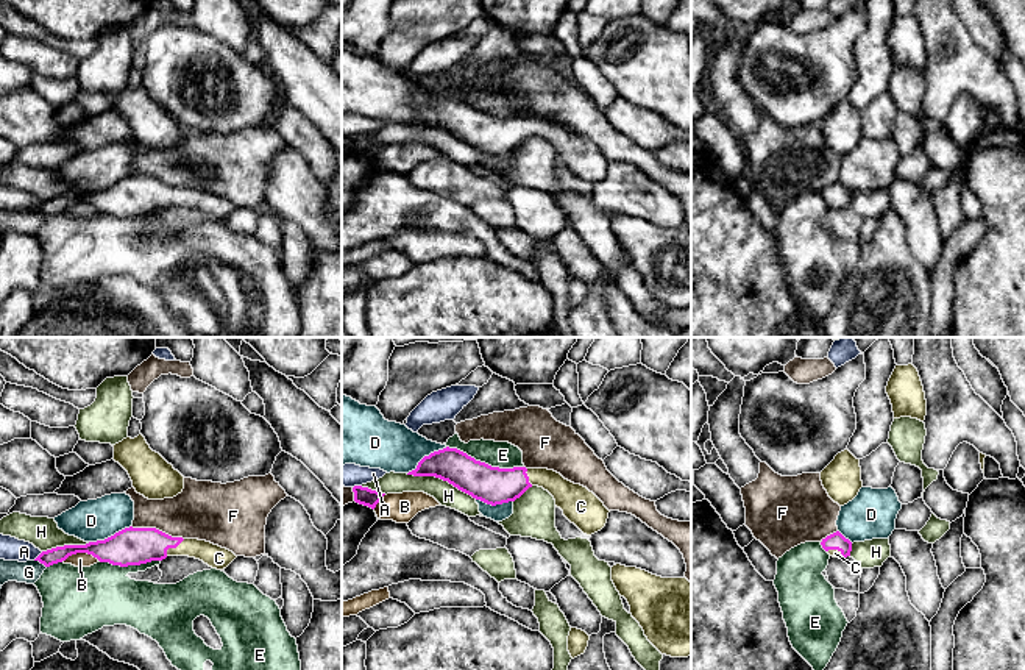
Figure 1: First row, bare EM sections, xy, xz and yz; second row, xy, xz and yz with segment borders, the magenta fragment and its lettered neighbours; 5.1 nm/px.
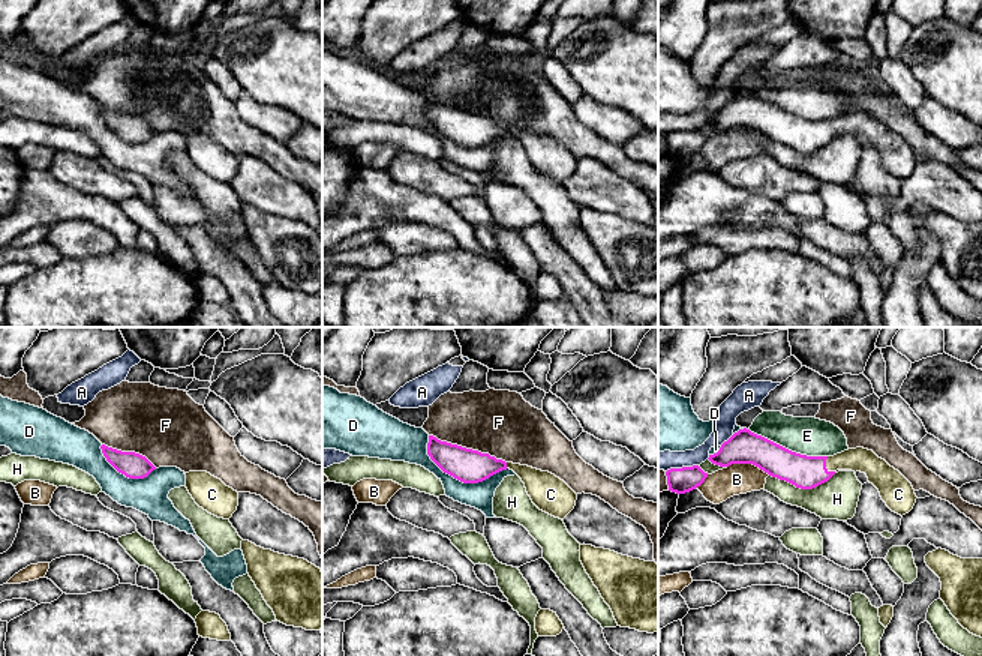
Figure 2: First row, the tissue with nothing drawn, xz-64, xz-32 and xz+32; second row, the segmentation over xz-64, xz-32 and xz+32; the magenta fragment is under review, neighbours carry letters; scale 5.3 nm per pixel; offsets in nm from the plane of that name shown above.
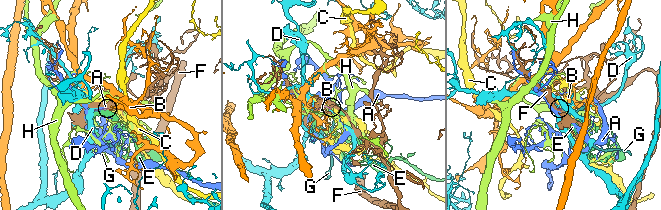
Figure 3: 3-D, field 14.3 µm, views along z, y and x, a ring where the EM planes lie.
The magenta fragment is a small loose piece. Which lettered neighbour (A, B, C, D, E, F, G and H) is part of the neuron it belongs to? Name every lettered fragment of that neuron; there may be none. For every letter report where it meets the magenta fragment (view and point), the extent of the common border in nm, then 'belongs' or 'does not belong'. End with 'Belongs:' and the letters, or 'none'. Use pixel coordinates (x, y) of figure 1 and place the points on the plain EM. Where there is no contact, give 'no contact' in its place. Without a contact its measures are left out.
A: xy (39, 205) | 70 nm | does not belong
B: xy (81, 202) | 200 nm | does not belong
C: xy (173, 197) | 130 nm | belongs
D: xz (426, 106) | 240 nm | does not belong
E: xz (484, 113) | 420 nm | does not belong
F: xy (158, 180) | 280 nm | does not belong
G: xy (41, 213) | 80 nm | does not belong
H: xz (442, 128) | 400 nm | does not belong
Belongs: C

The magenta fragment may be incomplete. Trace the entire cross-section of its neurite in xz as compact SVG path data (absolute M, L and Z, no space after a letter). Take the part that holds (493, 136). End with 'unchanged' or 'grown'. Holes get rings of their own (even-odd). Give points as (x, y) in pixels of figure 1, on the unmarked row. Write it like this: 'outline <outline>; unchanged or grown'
outline M449 97L424 106L407 125L440 128L491 156L515 151L532 136L543 137L563 166L587 186L601 181L610 162L593 142L554 120L491 117Z; grown

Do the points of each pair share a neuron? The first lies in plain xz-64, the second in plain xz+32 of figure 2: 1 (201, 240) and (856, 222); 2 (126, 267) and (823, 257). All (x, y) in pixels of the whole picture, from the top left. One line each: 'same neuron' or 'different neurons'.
1: different neurons
2: different neurons

